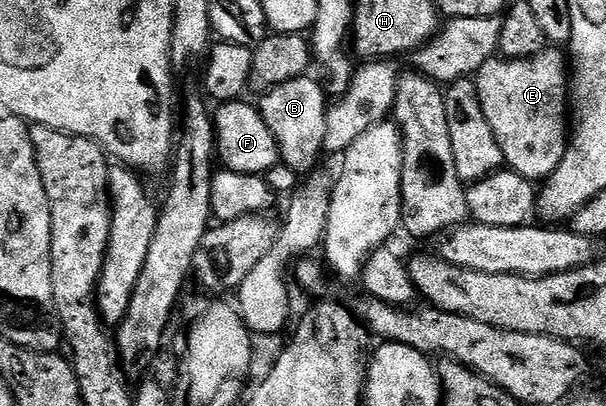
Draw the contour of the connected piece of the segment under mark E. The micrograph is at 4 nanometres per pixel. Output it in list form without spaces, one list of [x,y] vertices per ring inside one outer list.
[[[548,46],[541,54],[528,60],[504,60],[496,58],[485,62],[474,77],[477,94],[481,98],[481,110],[493,129],[493,138],[501,146],[506,167],[532,182],[546,181],[561,166],[569,143],[569,60],[558,47]]]

